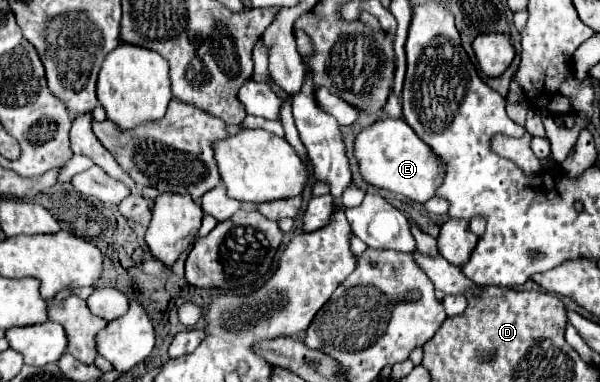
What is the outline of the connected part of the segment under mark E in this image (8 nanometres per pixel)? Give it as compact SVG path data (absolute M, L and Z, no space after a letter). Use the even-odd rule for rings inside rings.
M381 119L359 131L355 137L355 159L365 183L401 193L411 201L425 203L435 195L435 185L443 179L443 163L419 141L415 131L403 119ZM437 179L437 181L435 181Z

